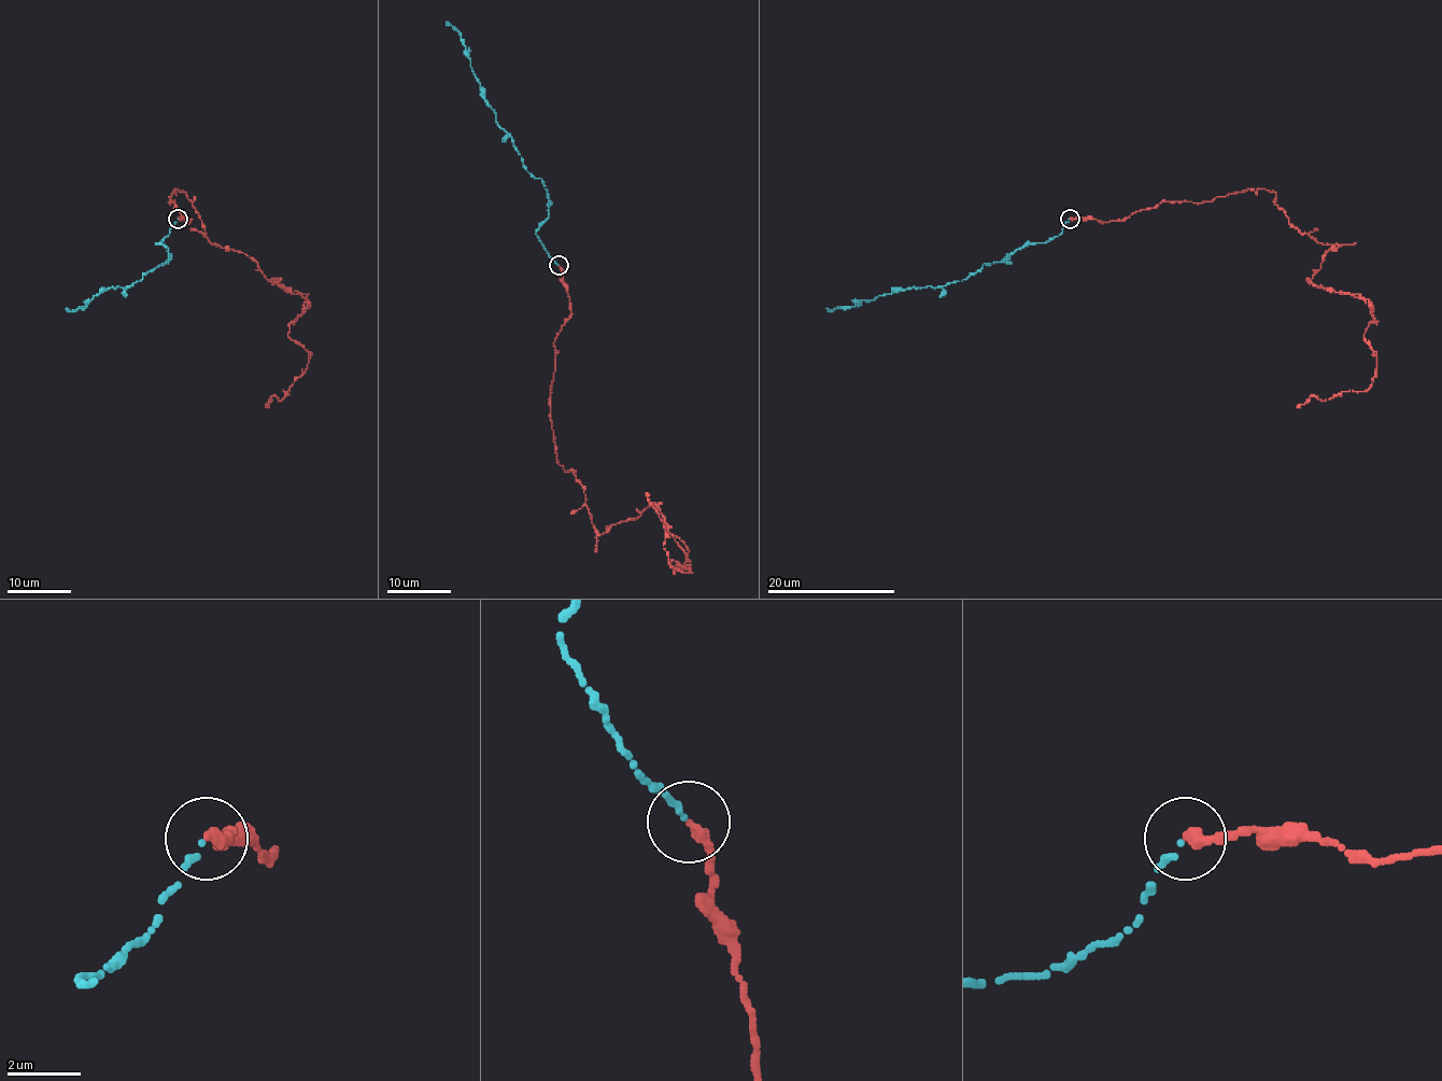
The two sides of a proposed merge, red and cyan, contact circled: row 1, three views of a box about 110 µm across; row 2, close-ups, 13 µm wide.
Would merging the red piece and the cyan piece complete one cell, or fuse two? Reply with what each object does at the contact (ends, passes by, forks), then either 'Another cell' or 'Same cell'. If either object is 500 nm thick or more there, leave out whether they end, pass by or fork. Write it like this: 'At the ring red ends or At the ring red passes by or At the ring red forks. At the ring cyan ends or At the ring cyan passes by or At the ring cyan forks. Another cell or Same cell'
At the ring red ends. At the ring cyan ends. Same cell

